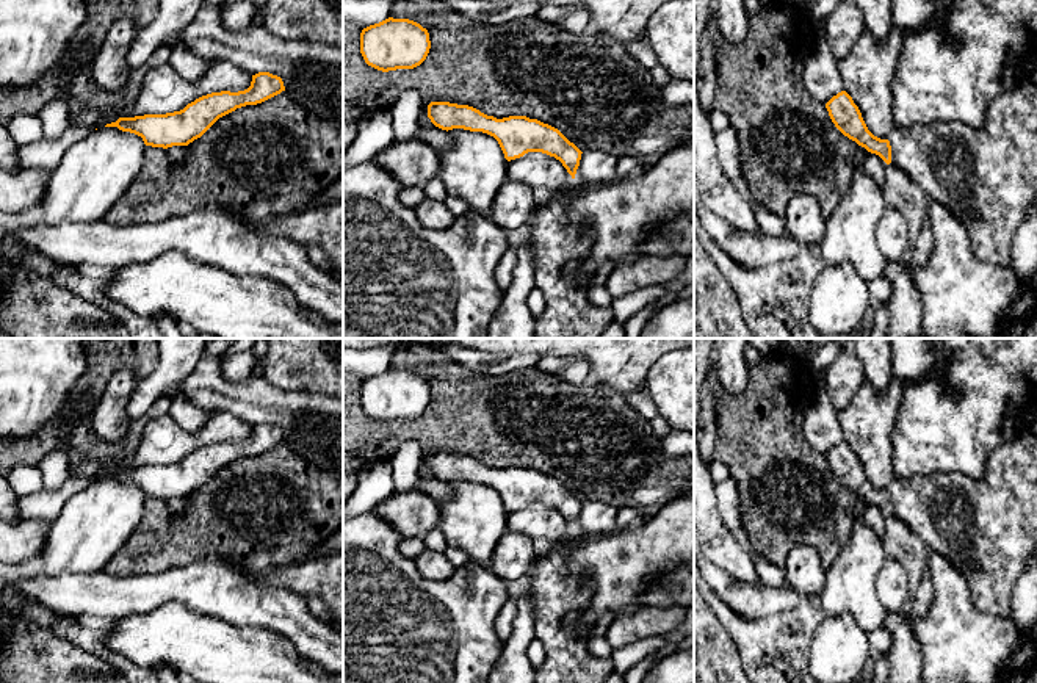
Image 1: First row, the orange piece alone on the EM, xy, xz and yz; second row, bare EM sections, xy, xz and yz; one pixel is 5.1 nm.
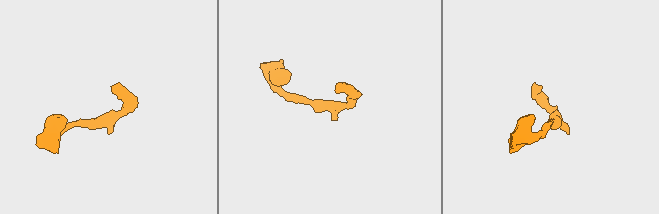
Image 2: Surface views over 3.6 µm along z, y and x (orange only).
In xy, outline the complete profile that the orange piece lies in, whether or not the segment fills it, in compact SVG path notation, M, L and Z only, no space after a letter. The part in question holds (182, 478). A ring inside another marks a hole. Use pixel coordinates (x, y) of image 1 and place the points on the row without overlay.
M269 423L252 426L244 442L211 443L188 454L183 461L166 465L144 465L119 468L105 478L117 478L143 489L146 497L172 498L188 497L201 489L219 468L246 456L262 454L285 442L280 428Z

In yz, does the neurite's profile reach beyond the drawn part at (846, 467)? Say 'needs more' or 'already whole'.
needs more

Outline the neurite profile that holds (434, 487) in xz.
M420 476L414 490L421 492L437 501L443 501L453 497L453 487L450 482L439 478L423 478Z

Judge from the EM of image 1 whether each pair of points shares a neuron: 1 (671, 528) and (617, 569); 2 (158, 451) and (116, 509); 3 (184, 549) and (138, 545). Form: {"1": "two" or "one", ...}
{"1": "one", "2": "two", "3": "one"}

